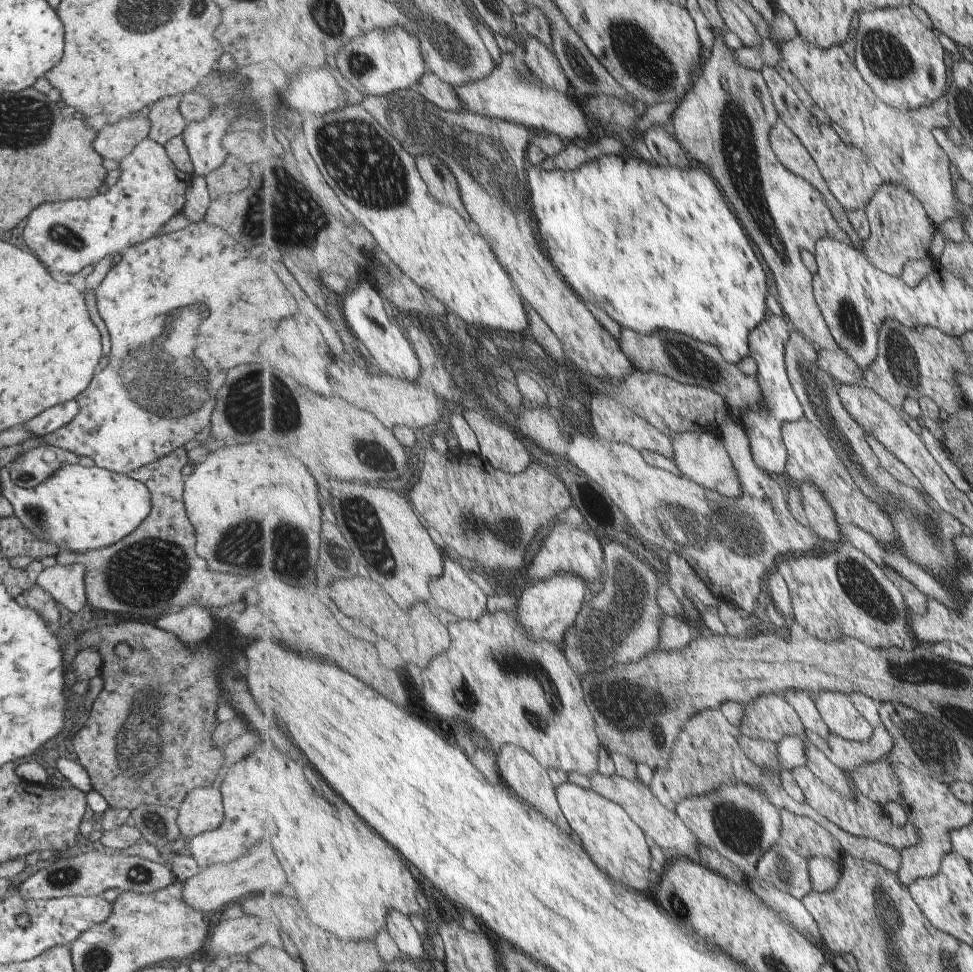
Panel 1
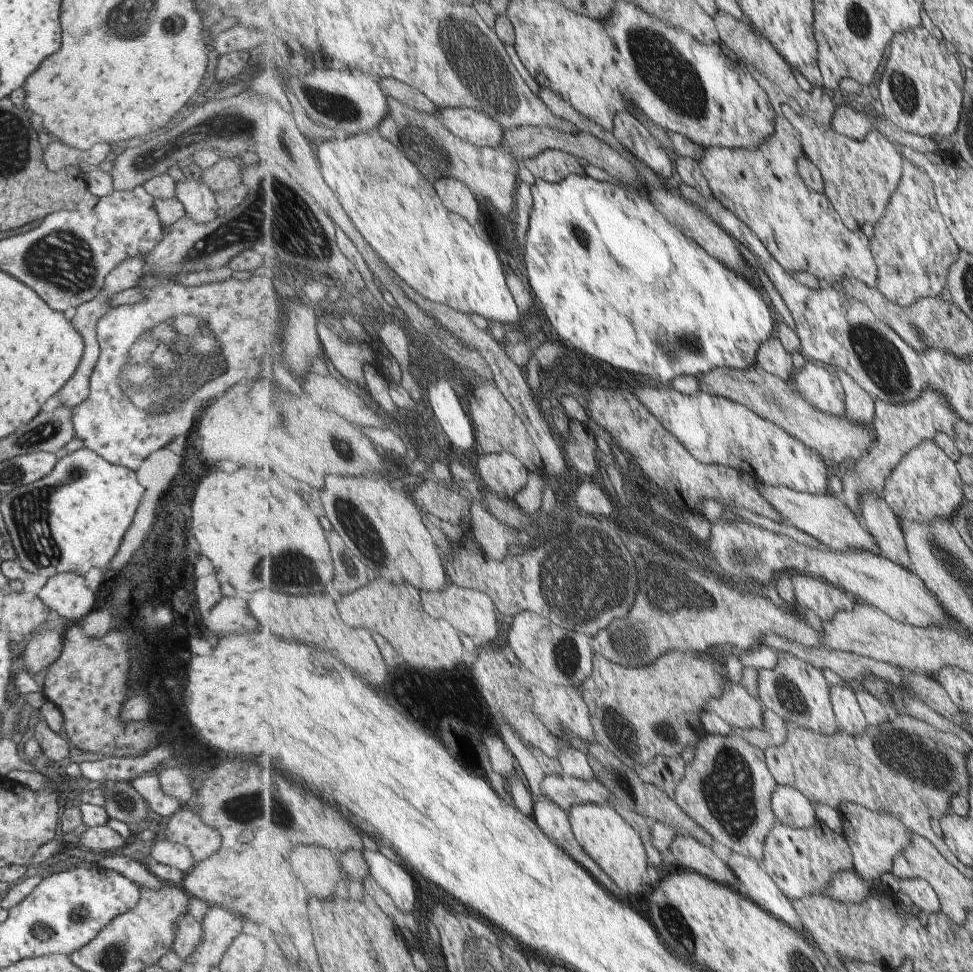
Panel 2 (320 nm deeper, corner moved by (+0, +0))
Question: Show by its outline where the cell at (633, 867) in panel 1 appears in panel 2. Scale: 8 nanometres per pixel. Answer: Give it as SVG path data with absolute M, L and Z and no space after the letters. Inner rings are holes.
M583 803L575 805L569 812L572 829L577 840L589 853L589 856L613 879L627 894L639 890L637 878L647 874L647 850L643 846L641 836L635 832L631 823L625 822L615 808L607 804ZM635 886L635 888L625 888Z

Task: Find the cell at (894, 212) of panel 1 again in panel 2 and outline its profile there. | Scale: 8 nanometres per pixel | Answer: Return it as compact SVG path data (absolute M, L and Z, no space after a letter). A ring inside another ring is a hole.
M909 159L905 160L905 170L898 189L894 192L885 216L874 226L874 236L871 238L872 250L878 261L878 290L899 308L912 307L919 299L939 297L946 286L949 268L957 258L957 246L953 242L949 228L945 228L941 220L934 195L934 185L925 169L917 166Z

